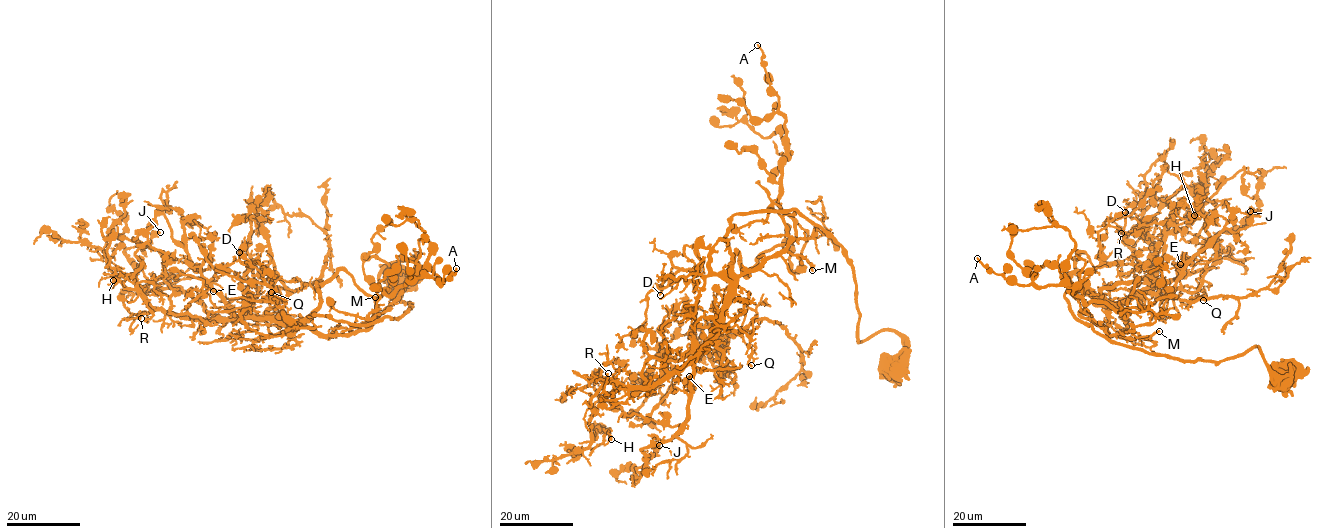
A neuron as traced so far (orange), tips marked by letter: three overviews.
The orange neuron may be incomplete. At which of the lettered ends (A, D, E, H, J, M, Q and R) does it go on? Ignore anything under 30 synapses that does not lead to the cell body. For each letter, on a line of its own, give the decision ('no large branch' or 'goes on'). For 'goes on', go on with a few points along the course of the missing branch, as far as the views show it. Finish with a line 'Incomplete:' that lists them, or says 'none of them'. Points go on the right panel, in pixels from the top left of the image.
A: no large branch
D: no large branch
E: no large branch
H: no large branch
J: no large branch
M: goes on | (1159, 331), (1199, 319), (1220, 307), (1241, 289), (1243, 284), (1236, 281)
Q: no large branch
R: no large branch
Incomplete: M

